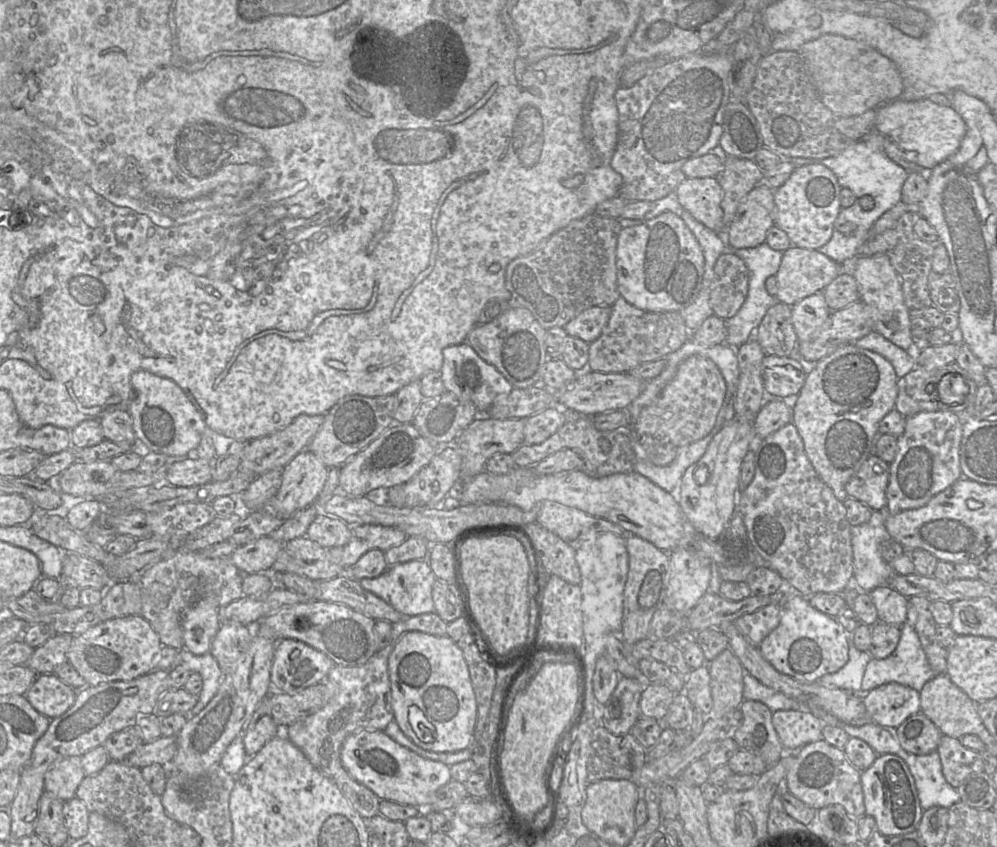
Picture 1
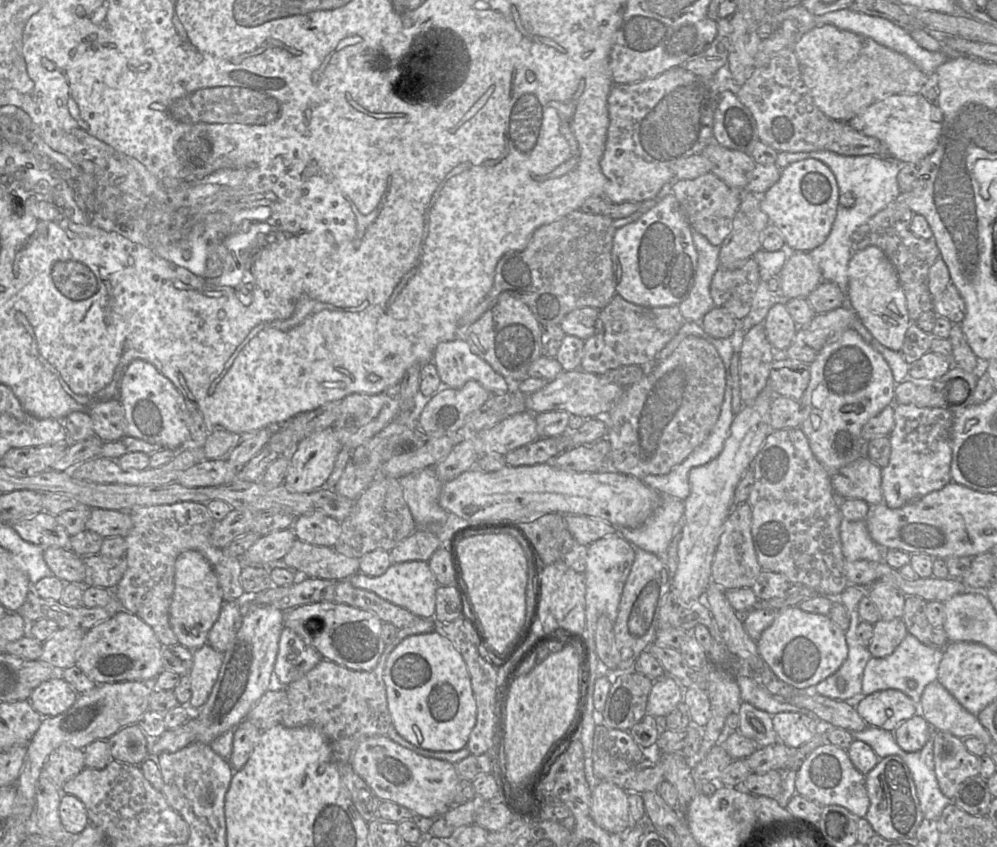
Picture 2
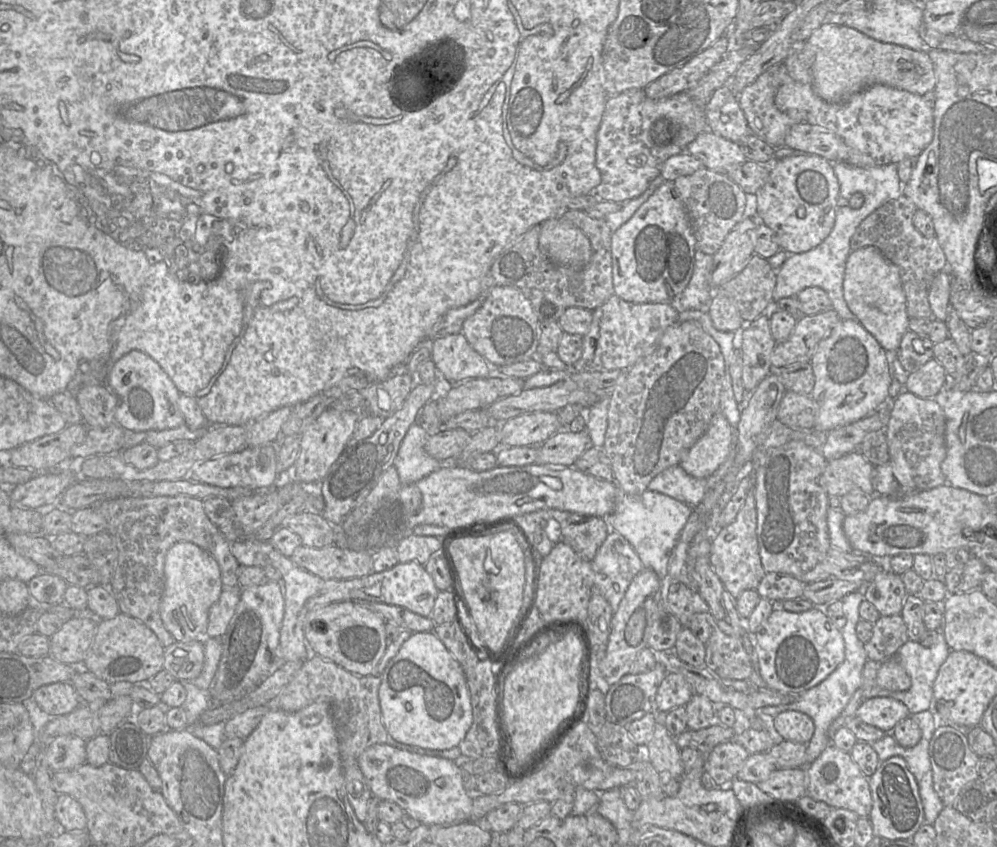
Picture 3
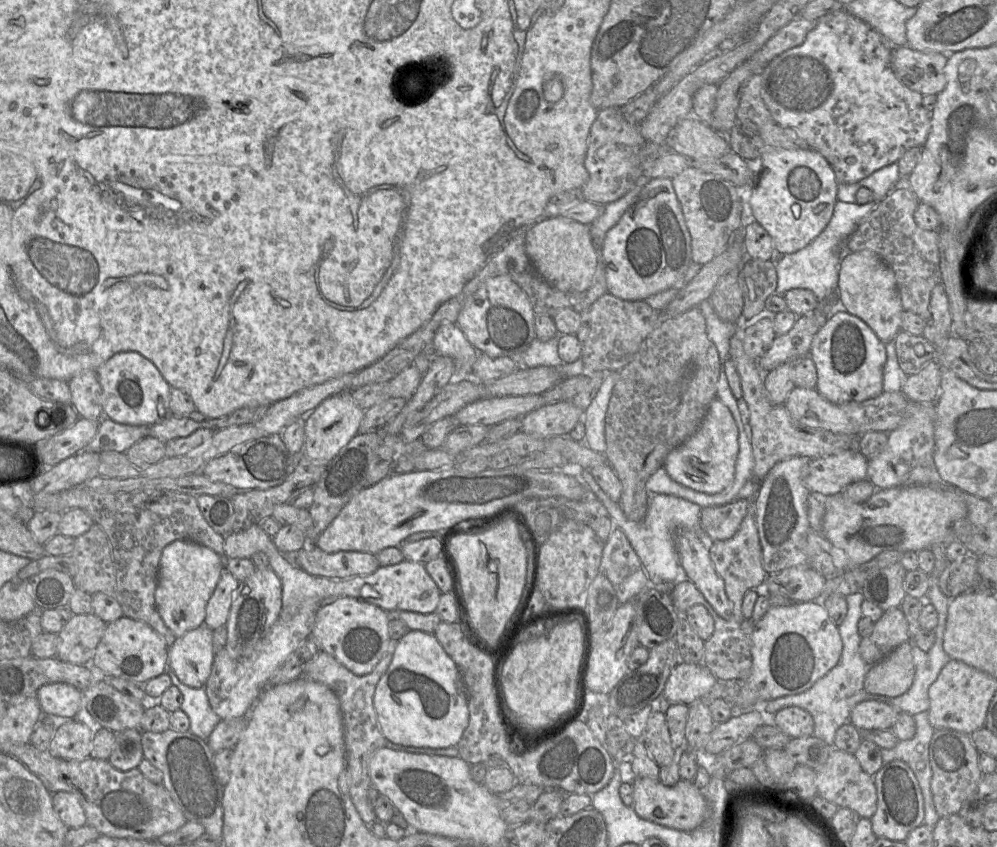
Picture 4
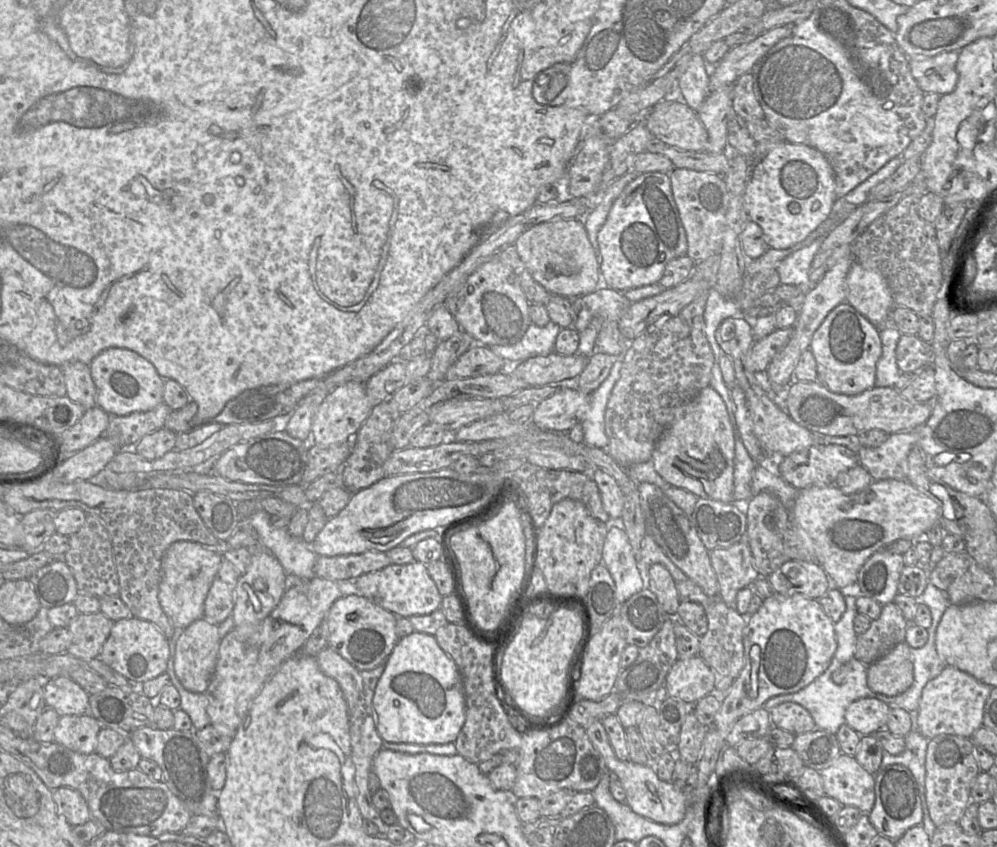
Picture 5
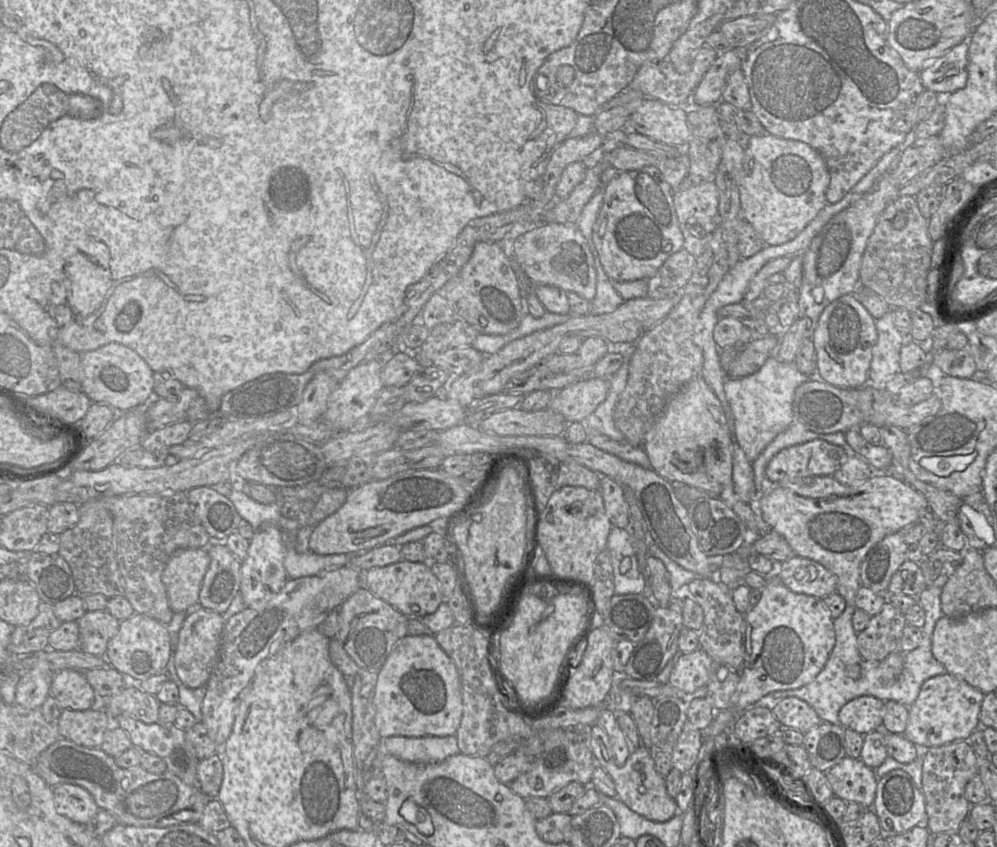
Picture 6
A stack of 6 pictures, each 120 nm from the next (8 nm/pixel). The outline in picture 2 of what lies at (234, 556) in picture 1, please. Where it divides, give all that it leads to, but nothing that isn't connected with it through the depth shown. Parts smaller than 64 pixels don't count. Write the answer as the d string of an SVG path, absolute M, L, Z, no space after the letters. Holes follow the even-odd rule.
M292 528L272 531L261 536L241 557L243 564L248 565L270 565L269 569L274 567L285 567L282 563L284 556L290 551L293 543L297 539Z

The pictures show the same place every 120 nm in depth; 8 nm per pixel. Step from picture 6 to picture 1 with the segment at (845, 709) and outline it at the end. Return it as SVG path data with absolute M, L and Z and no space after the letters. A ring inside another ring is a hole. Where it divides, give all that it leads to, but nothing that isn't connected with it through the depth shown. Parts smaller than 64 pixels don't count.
M891 682L867 692L863 699L870 721L897 728L908 717L921 712L920 692Z

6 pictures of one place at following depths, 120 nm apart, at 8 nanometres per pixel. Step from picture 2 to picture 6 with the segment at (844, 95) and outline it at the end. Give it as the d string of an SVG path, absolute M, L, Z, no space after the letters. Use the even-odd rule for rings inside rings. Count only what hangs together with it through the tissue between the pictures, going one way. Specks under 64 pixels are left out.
M969 40L954 46L940 58L927 64L919 77L925 89L935 93L953 93L966 86Z

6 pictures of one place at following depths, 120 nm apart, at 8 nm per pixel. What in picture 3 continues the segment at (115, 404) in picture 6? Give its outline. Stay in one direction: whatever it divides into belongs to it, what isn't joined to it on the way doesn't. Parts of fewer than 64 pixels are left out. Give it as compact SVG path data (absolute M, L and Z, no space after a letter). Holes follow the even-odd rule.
M131 350L117 360L108 373L106 386L119 398L115 423L126 430L164 430L185 424L178 407L180 392L159 364L142 351Z

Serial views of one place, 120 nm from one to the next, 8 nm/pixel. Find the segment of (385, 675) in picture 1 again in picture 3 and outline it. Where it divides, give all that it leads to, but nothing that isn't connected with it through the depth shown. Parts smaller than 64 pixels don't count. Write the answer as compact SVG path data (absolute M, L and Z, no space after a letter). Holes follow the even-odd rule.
M401 630L399 636L388 644L372 673L367 676L355 675L333 661L311 653L299 672L278 696L266 705L261 705L268 706L270 709L279 708L286 712L299 711L314 702L325 702L330 705L340 747L345 793L355 816L363 824L367 817L368 801L372 792L360 770L358 758L366 748L375 744L388 744L397 747L383 724L378 690L387 663L397 654L402 644L412 633L414 632Z

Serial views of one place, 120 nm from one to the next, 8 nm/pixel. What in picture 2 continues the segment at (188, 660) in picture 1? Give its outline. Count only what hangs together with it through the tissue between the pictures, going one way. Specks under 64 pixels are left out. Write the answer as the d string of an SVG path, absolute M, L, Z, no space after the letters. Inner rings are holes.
M208 643L193 650L193 665L188 674L192 696L186 705L191 712L198 711L207 701L217 681L224 654L214 650Z

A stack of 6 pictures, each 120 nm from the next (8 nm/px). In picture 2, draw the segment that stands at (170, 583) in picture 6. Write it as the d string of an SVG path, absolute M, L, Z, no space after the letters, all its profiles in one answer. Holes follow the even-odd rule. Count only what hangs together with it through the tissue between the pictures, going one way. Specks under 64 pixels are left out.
M188 550L181 553L175 562L174 583L169 610L171 628L179 644L190 650L199 649L207 643L208 633L217 621L224 603L218 578L201 553Z

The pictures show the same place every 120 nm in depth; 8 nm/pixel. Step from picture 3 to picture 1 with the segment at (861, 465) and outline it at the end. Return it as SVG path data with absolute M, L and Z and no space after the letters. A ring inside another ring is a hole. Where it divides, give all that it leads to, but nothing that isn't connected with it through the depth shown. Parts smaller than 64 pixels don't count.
M871 455L847 481L849 497L867 505L873 511L886 510L886 490L889 482L889 464Z

